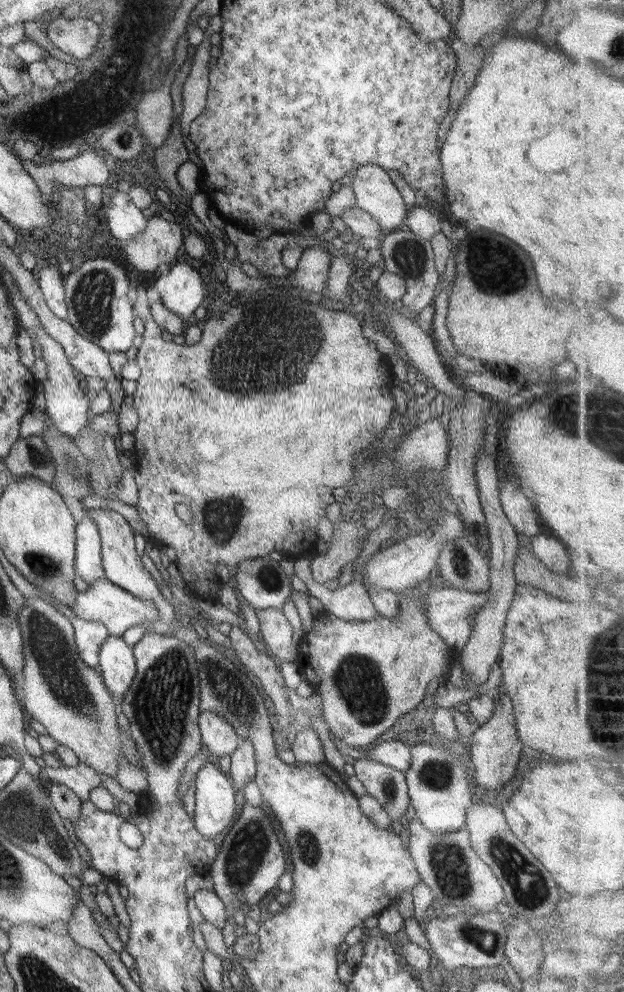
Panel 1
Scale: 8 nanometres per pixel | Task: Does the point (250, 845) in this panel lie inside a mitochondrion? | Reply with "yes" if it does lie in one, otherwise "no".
yes

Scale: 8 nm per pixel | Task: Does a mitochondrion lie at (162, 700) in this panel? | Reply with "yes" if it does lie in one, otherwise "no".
yes

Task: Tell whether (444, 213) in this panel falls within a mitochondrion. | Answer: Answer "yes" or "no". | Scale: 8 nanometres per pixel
no

